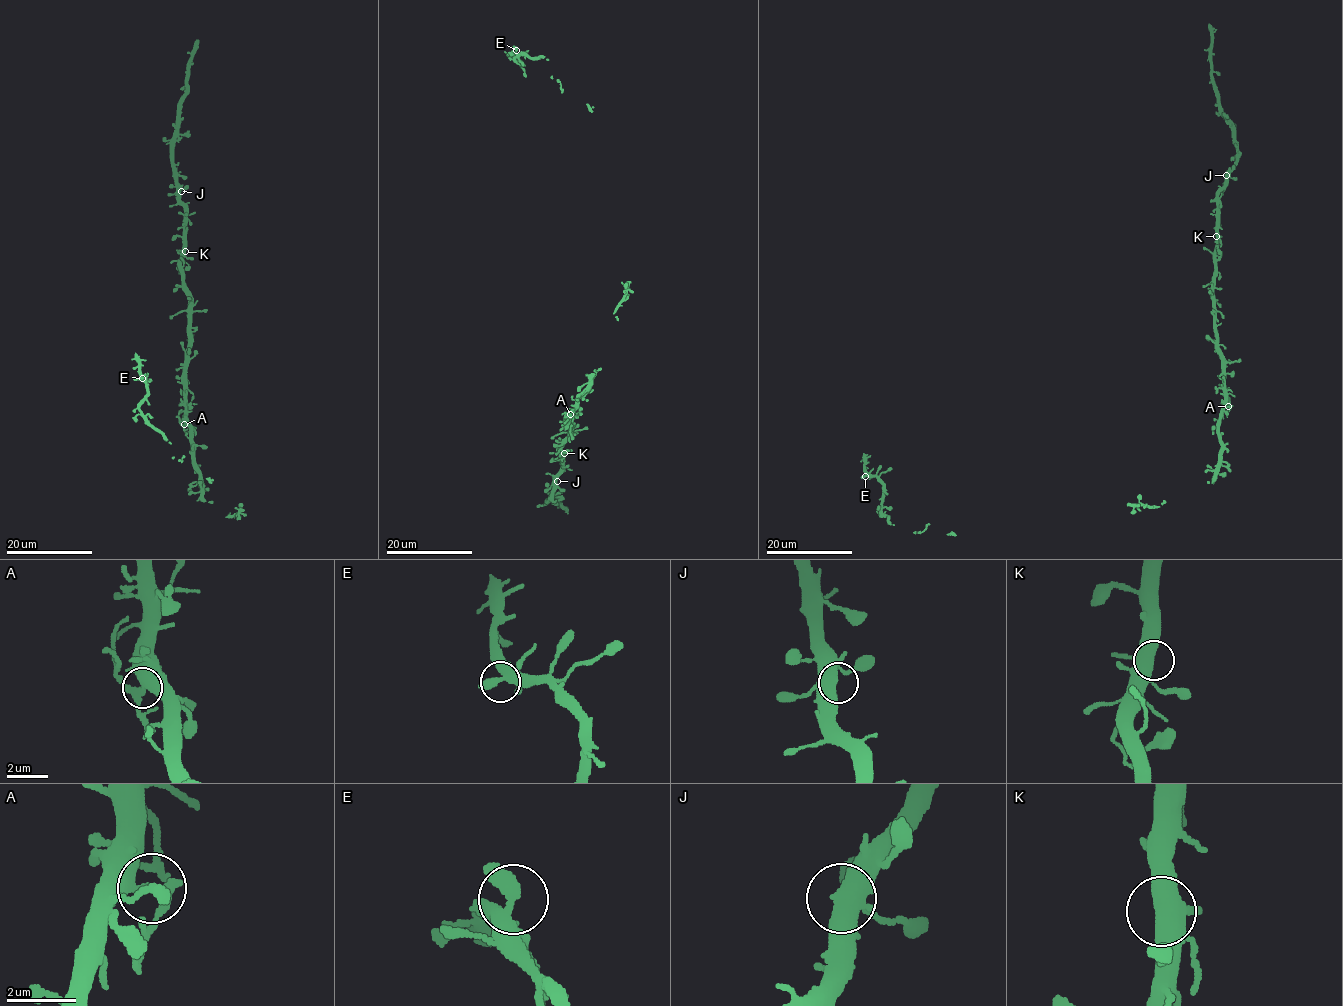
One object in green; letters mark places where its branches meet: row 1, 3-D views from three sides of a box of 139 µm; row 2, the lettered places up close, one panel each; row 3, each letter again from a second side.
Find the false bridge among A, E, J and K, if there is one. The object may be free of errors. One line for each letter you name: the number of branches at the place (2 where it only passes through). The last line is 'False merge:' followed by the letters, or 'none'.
A: Branches: 3
False merge: A

